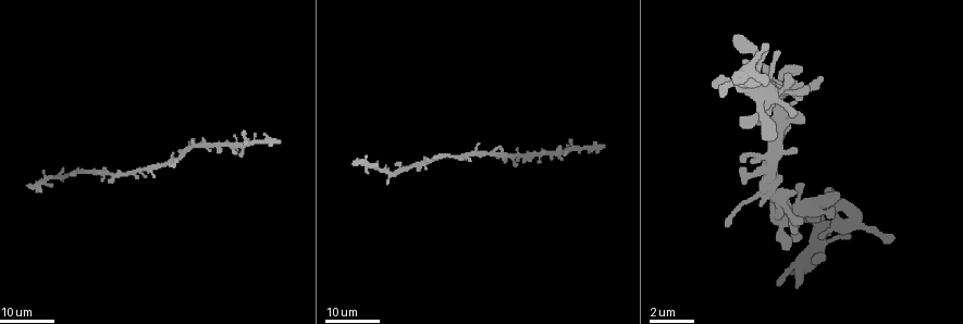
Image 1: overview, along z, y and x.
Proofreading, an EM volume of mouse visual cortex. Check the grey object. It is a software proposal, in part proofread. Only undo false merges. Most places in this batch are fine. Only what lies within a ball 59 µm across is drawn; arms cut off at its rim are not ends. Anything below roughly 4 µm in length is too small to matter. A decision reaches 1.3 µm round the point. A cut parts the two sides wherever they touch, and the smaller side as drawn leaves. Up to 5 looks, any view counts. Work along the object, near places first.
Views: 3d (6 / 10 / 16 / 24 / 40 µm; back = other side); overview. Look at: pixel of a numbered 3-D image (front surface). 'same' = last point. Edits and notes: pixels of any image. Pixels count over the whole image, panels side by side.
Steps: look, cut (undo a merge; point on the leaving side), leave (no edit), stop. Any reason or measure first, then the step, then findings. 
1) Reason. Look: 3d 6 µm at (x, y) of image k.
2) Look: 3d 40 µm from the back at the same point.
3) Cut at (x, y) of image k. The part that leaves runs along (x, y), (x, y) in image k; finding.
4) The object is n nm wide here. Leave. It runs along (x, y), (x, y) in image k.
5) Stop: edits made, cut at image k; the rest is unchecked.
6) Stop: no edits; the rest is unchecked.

A fork. Look: 3d 16 µm at (151, 168) of image 1.

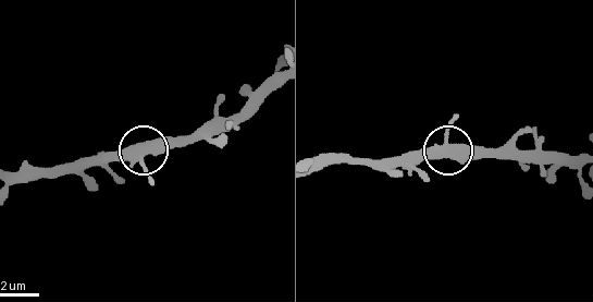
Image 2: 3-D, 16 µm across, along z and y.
Look: 3d 6 µm at (136, 150) of image 2.

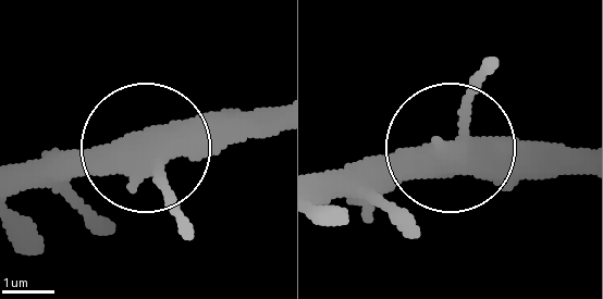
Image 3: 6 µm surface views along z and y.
The object is 470 nm wide here. Leave. It runs along (164, 157), (156, 144), (272, 131) in image 3; all the same neuron.

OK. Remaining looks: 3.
Thin neck. Look: 3d 24 µm at (127, 175) of image 1.

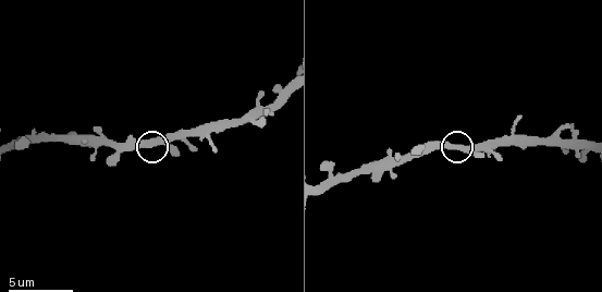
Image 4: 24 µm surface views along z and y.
Look: 3d 6 µm at (151, 140) of image 4.

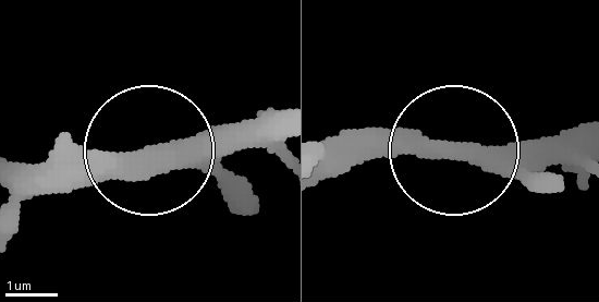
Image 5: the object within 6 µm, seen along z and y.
From behind. Look: 3d 6 µm from the back at (458, 153) of image 5.

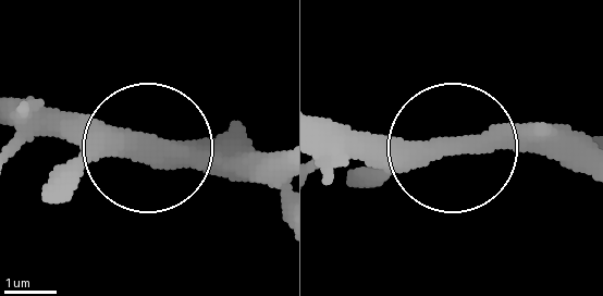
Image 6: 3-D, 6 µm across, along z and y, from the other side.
Leave. It runs along (325, 128), (364, 142), (581, 142) in image 6; all the same neuron.

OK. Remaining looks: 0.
Stop: no edits; the rest is unchecked.

